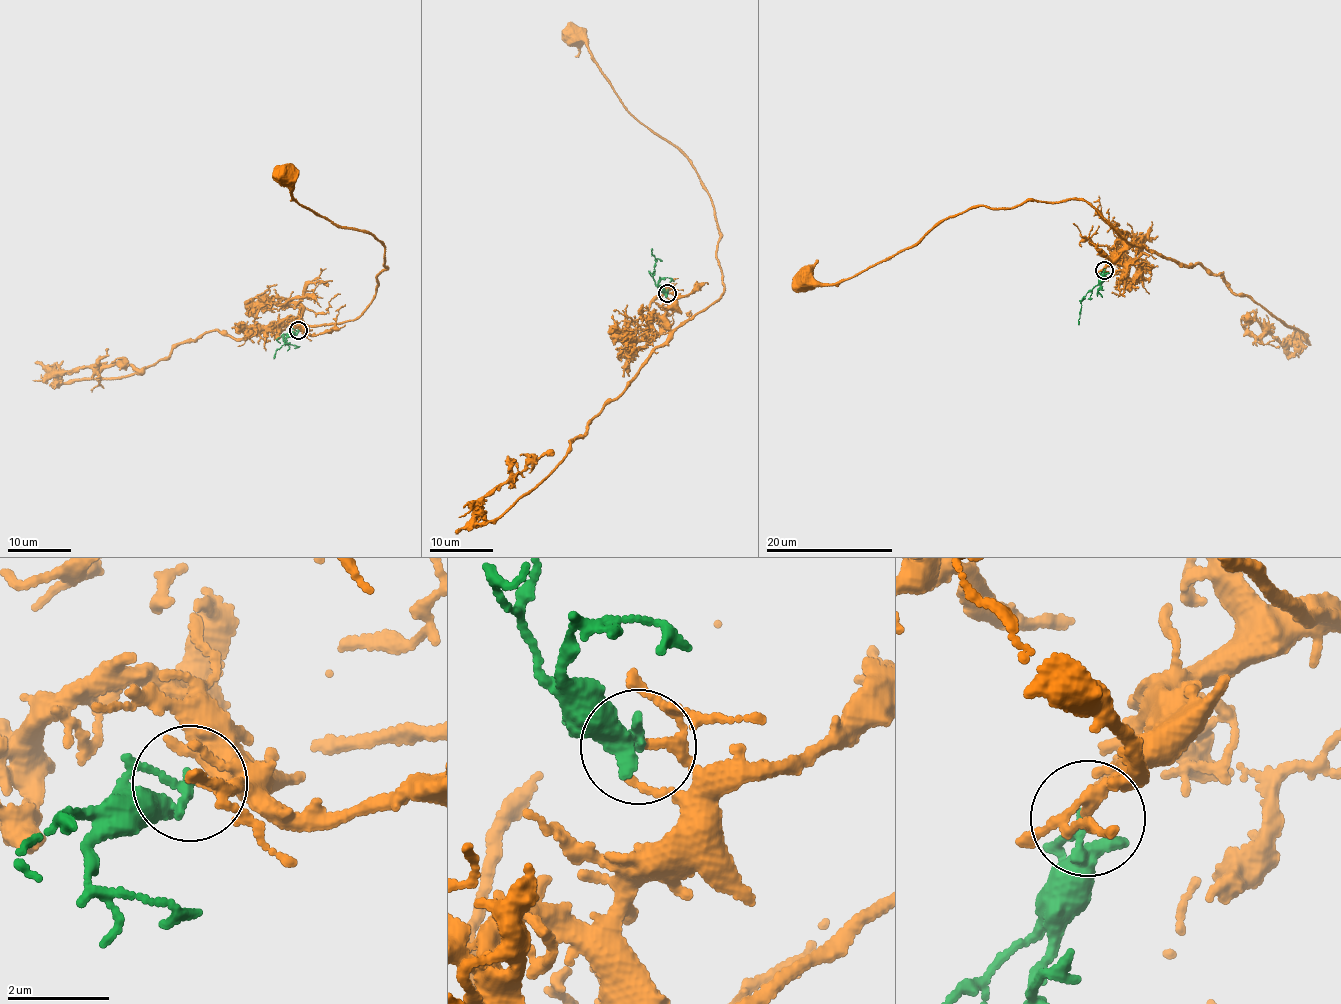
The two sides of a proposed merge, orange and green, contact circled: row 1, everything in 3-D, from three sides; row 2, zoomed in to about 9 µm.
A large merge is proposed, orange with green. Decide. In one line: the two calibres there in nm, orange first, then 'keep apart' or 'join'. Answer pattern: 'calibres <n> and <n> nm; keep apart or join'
calibres 170 and 170 nm; keep apart

